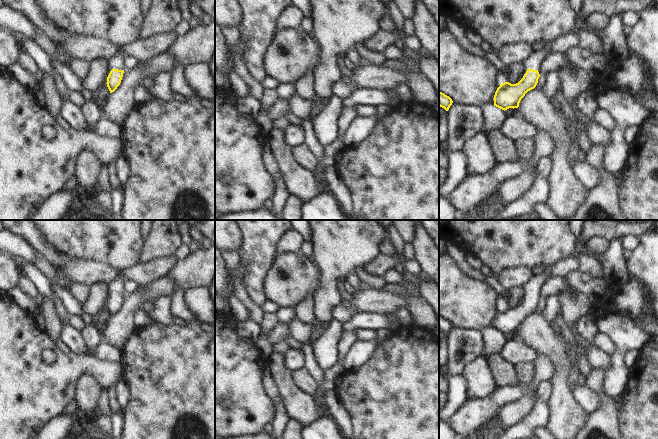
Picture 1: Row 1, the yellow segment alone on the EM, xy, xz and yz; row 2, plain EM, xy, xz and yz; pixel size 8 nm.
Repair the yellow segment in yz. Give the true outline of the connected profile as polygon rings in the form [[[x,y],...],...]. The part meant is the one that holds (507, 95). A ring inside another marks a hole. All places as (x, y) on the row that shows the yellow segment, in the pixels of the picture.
[[[573,30],[557,38],[552,43],[546,44],[543,48],[534,50],[522,63],[527,69],[523,78],[516,84],[504,82],[497,88],[493,99],[494,106],[504,111],[509,108],[518,108],[525,94],[536,87],[540,77],[538,70],[545,58],[551,53],[564,54],[569,48],[577,46],[578,39],[577,31]]]

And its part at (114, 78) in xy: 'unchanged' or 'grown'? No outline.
grown

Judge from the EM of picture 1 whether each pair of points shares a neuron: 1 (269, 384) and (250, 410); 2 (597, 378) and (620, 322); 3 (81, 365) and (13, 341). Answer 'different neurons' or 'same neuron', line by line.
1: different neurons
2: different neurons
3: same neuron

